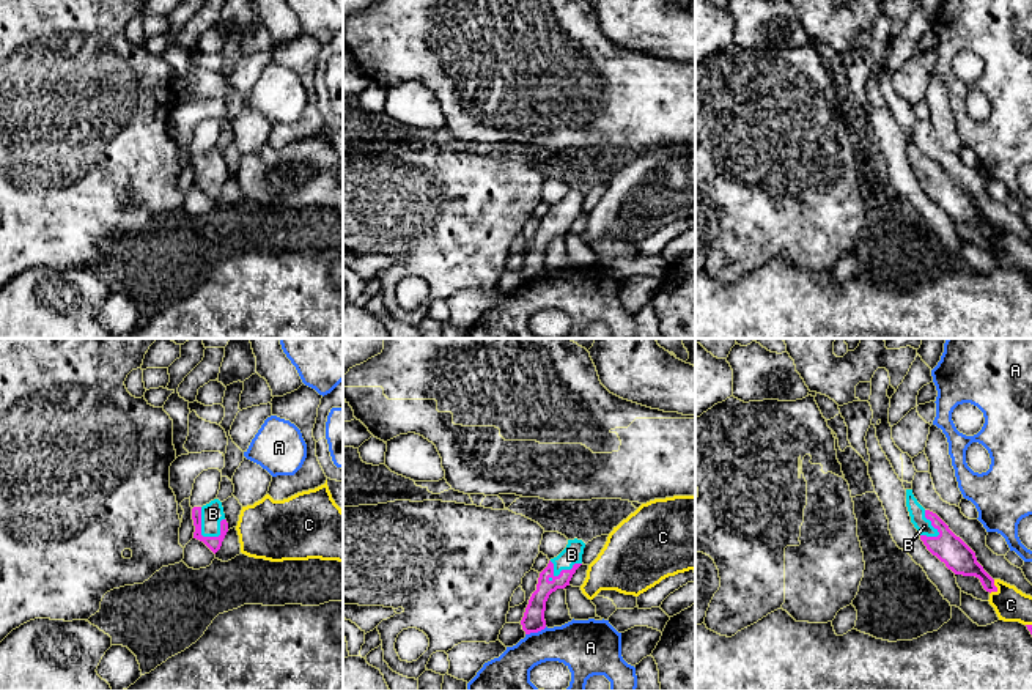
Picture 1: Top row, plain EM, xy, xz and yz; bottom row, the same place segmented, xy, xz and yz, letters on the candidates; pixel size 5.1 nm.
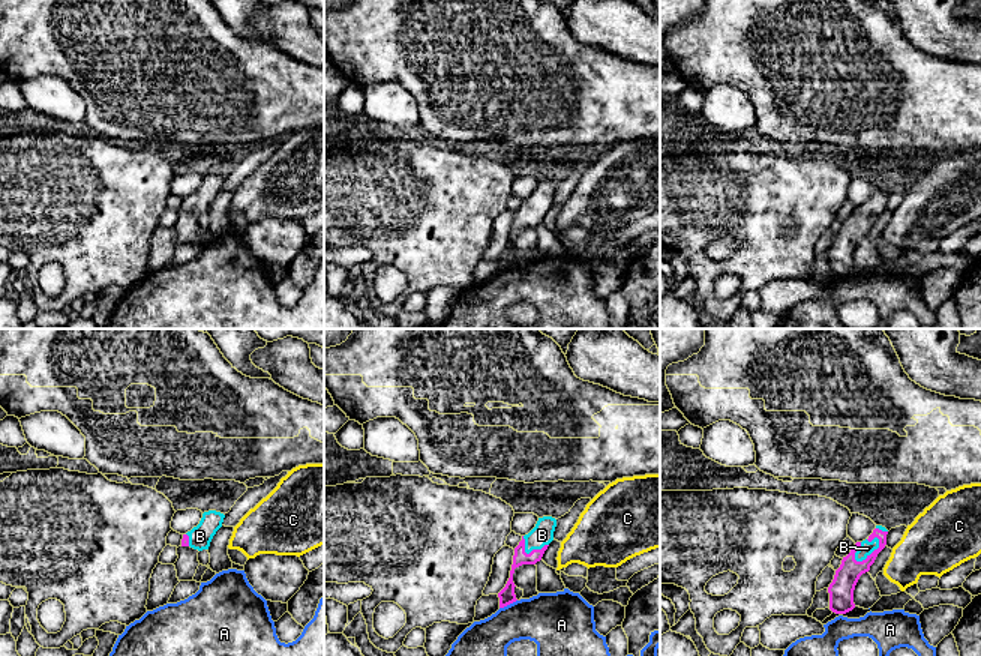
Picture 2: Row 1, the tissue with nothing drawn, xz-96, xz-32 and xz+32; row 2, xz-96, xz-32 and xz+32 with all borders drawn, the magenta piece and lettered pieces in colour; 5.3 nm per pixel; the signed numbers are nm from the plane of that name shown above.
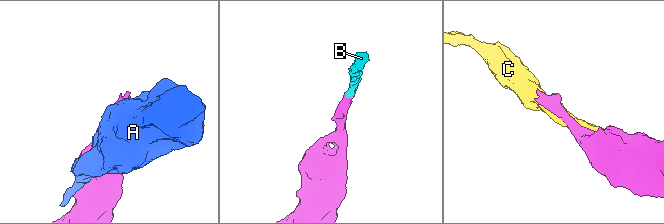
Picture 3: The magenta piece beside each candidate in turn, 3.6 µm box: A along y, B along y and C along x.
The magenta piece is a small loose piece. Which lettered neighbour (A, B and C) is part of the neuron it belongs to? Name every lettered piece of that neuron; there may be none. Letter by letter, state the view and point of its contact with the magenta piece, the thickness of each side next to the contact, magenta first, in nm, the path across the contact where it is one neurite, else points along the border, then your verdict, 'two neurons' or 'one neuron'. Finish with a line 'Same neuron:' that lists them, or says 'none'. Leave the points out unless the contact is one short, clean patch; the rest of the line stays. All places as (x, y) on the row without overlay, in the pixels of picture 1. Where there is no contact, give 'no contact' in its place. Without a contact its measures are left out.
A: xz (535, 279) | 110/260 nm | two neurons
B: xy (200, 177) | 70/110 nm | one neuron
C: yz (996, 235) | 150/170 nm | two neurons
Same neuron: B

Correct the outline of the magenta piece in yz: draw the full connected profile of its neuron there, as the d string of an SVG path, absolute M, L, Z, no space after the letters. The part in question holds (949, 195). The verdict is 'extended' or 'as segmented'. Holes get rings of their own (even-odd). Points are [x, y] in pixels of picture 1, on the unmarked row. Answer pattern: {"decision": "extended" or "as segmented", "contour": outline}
{"decision": "extended", "contour": "M906 137L906 154L920 187L933 203L955 222L975 224L986 239L997 239L994 227L977 209L975 200L936 161L925 157L912 137Z"}

